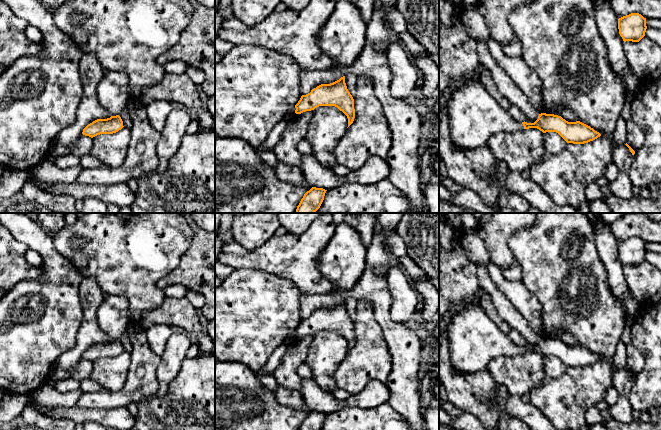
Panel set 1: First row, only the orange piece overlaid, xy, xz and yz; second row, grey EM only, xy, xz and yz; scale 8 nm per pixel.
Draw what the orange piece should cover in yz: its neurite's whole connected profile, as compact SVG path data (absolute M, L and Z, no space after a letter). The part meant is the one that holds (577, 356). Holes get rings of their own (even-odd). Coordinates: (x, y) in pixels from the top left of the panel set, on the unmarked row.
M468 301L447 319L452 367L461 373L487 371L491 359L537 352L556 356L567 367L584 368L601 360L590 350L568 346L561 340L541 337L534 347L518 346L490 320L479 302Z

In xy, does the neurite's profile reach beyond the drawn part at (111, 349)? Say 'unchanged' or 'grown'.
unchanged

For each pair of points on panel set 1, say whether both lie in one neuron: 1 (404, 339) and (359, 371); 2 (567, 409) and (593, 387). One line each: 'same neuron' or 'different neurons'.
1: different neurons
2: same neuron

